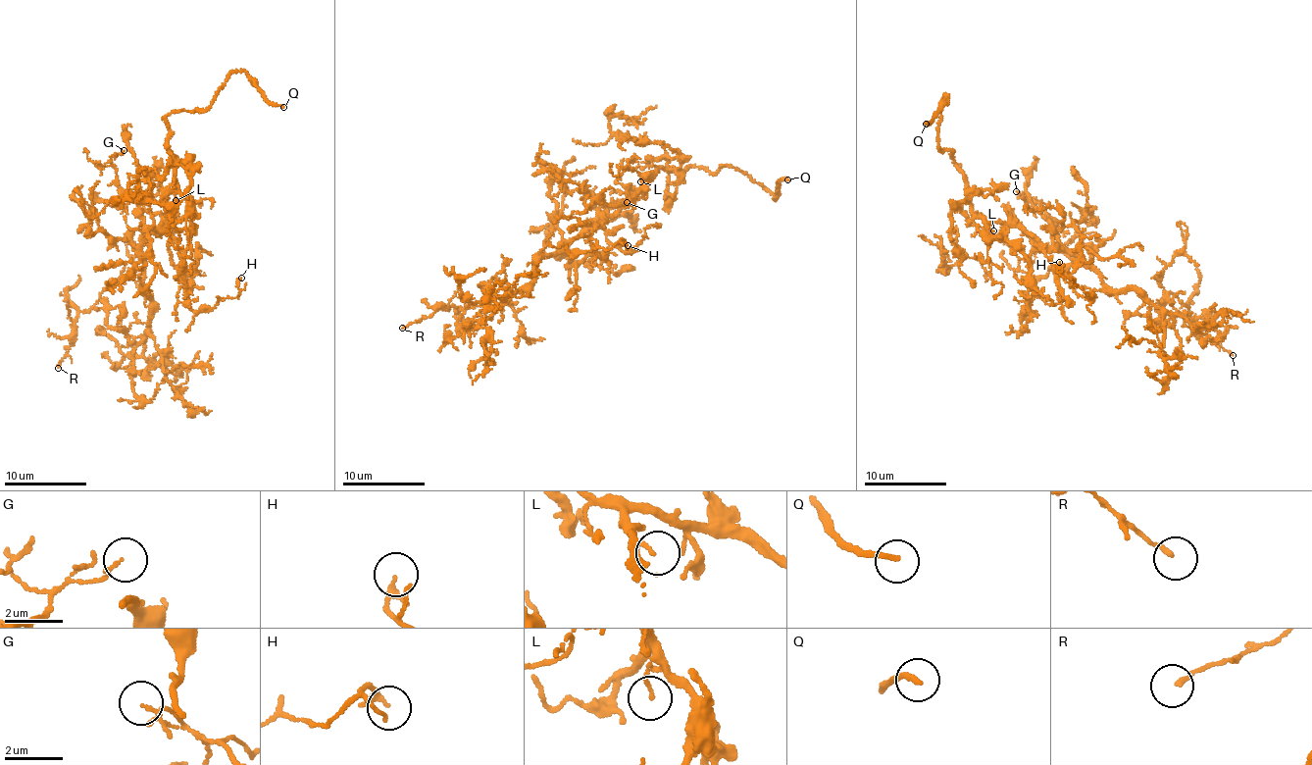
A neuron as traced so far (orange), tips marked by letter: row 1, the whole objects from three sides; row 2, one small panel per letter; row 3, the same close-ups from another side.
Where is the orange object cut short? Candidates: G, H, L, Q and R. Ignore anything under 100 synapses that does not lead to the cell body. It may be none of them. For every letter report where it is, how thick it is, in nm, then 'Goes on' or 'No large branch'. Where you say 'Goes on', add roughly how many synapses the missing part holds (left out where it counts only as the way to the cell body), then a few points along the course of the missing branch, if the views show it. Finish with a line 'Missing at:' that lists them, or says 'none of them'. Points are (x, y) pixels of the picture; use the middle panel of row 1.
G: Place: (627, 202). Thickness 110 nm. No large branch
H: Place: (628, 245). Thickness 180 nm. No large branch
L: Place: (640, 181). Thickness 110 nm. No large branch
Q: Place: (787, 179). Thickness 160 nm. Goes on. Course of what is missing: (787, 179), (805, 182), (782, 135), (700, 66), (662, 63), (661, 45), (597, 47), (581, 74), (552, 81)
R: Place: (402, 328). Thickness 140 nm. No large branch
Missing at: Q

